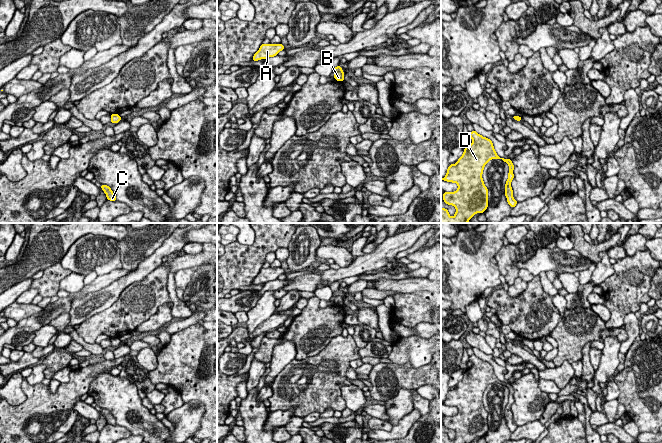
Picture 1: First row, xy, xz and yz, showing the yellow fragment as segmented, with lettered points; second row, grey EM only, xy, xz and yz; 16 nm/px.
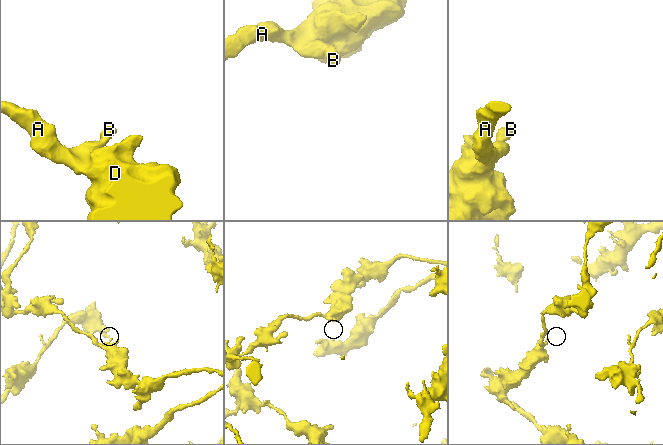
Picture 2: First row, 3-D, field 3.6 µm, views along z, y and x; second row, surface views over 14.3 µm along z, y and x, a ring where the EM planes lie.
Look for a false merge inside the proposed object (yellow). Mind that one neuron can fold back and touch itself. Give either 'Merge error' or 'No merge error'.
No merge error

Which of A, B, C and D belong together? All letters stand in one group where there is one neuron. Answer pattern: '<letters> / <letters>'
A B C D

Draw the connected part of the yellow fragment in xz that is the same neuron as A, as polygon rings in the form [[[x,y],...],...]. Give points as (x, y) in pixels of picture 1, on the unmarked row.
[[[261,268],[259,274],[254,278],[252,284],[258,285],[261,283],[267,283],[269,281],[274,281],[278,279],[278,277],[284,274],[285,271],[283,268]]]

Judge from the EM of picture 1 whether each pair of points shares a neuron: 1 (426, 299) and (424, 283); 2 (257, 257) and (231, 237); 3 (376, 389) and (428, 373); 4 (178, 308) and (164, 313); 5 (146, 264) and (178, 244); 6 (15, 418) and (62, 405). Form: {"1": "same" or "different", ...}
{"1": "different", "2": "different", "3": "same", "4": "different", "5": "same", "6": "same"}

